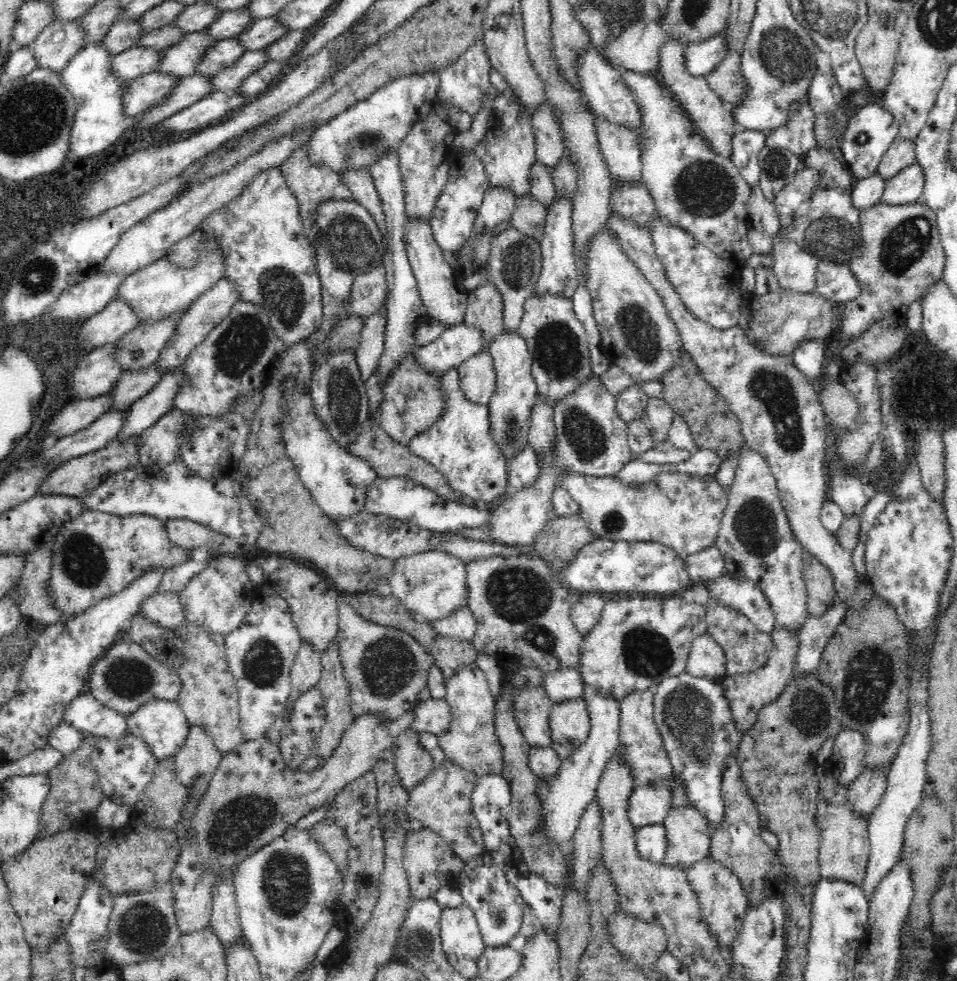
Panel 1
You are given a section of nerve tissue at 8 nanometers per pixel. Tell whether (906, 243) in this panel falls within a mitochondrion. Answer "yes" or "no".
yes

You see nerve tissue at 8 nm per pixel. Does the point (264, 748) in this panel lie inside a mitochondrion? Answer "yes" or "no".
no

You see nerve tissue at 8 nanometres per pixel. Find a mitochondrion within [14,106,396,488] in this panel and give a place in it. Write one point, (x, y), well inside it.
(243, 342)

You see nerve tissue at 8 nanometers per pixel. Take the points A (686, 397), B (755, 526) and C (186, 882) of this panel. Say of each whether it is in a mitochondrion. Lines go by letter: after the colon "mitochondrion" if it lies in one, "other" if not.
A: other
B: mitochondrion
C: other

